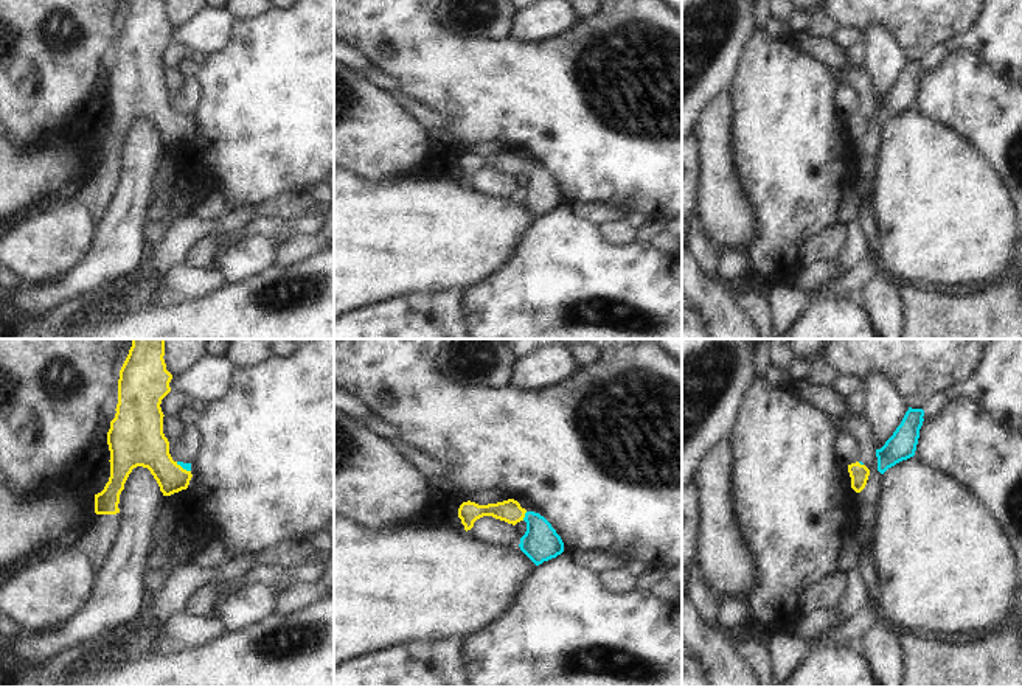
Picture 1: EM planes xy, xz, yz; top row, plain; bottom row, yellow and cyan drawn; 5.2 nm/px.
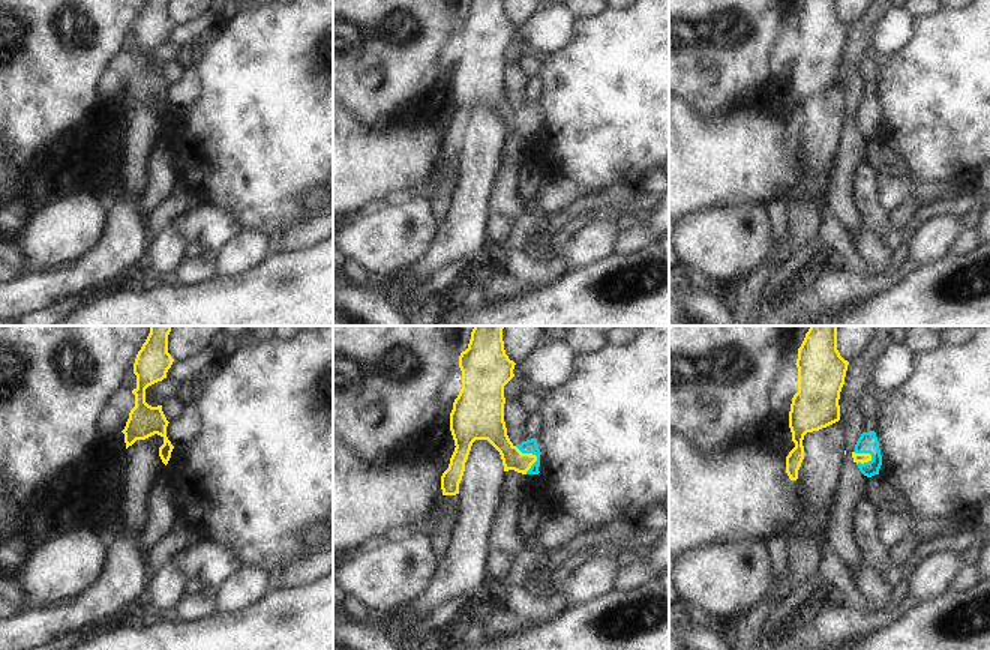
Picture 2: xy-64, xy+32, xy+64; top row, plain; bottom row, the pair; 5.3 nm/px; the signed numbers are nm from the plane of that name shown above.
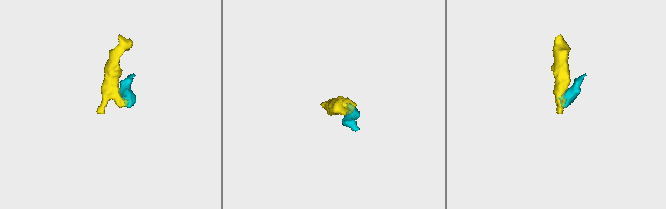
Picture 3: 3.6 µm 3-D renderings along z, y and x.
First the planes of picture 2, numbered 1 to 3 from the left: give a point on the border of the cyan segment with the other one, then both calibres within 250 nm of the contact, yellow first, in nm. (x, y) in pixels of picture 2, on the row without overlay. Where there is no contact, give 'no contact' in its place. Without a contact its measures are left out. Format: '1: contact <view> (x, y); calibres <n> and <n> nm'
1: no contact
2: contact xy+32 (534, 119); calibres 120 and 80 nm
3: contact xy+64 (864, 117); calibres 50 and 110 nm

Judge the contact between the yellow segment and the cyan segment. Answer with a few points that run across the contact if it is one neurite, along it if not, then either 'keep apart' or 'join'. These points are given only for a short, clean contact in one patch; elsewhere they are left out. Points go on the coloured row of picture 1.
line xz (510, 510), (524, 516), (539, 530), (541, 543); join

